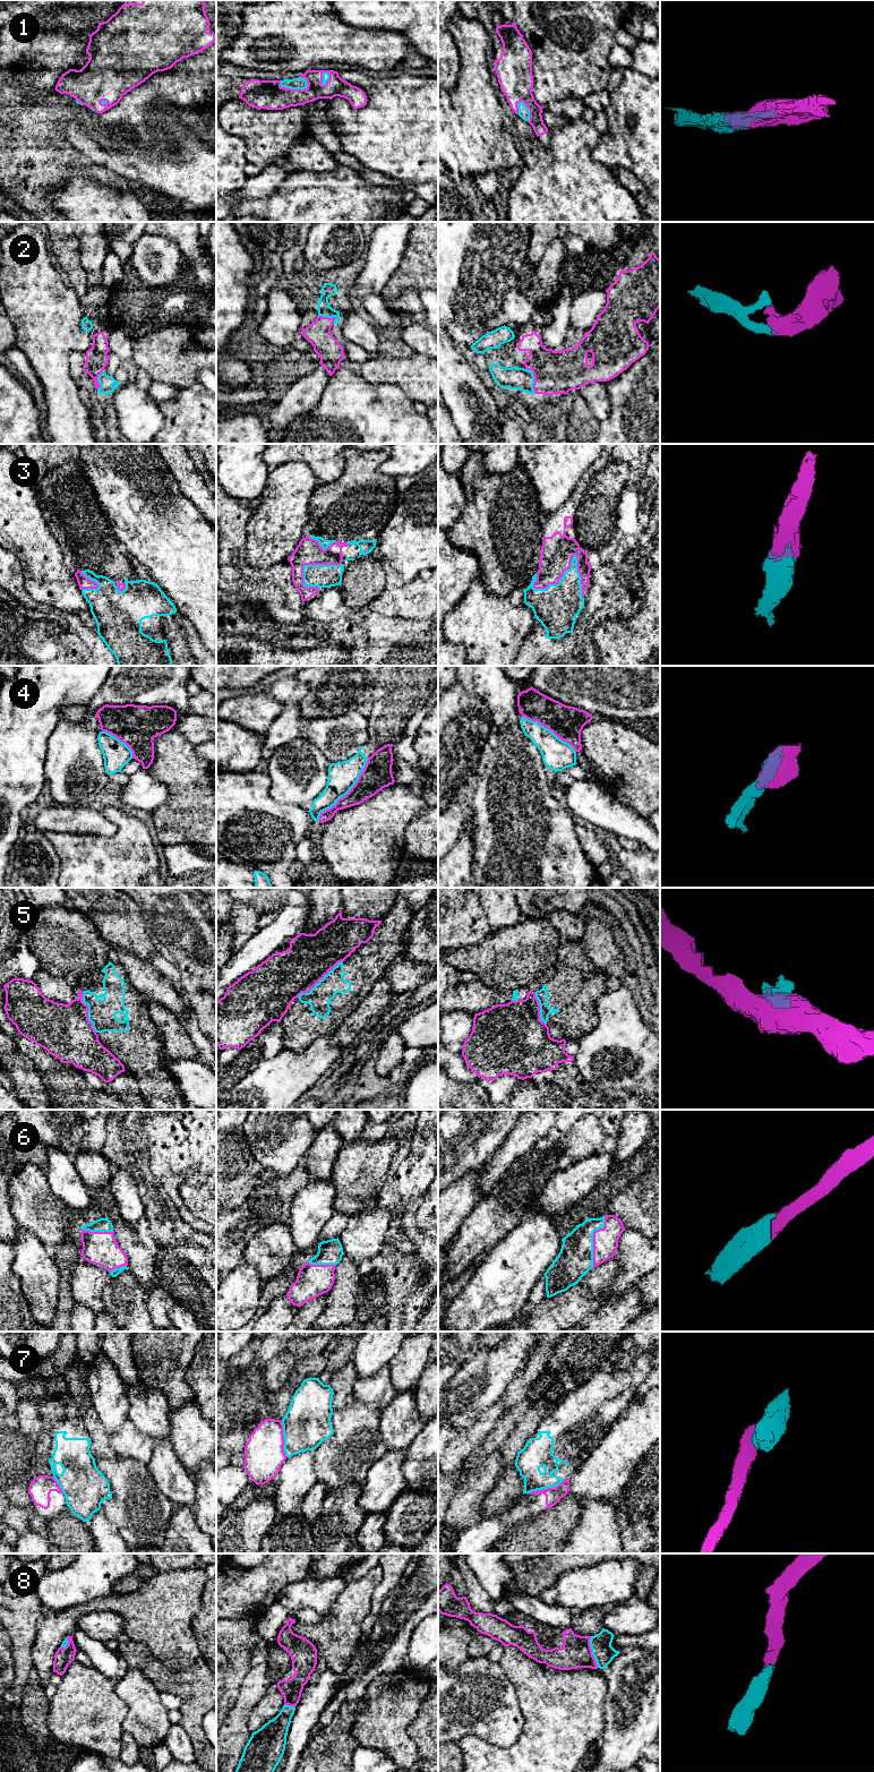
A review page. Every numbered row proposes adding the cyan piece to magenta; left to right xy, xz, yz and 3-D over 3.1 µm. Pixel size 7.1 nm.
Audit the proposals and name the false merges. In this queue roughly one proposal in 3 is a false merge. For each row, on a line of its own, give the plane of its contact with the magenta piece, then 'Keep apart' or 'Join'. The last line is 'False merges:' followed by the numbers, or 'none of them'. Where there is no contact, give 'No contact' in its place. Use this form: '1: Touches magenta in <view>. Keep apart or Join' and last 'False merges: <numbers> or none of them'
1: Touches magenta in xz. Join
2: Touches magenta in yz. Join
3: Touches magenta in yz. Join
4: Touches magenta in xz. Keep apart
5: Touches magenta in xz. Keep apart
6: Touches magenta in yz. Join
7: Touches magenta in xz. Keep apart
8: Touches magenta in yz. Join
False merges: 4, 5, 7

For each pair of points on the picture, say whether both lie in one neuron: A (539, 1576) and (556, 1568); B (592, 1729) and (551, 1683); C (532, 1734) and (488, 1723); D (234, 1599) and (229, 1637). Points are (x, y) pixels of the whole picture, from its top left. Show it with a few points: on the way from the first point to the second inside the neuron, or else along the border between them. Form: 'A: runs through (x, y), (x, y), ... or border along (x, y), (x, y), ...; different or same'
A: runs through (543, 1572), (551, 1568); same
B: runs through (581, 1718), (557, 1694); same
C: border along (520, 1705), (522, 1732), (512, 1745), (500, 1747); different
D: border along (228, 1618), (243, 1618), (255, 1624); different

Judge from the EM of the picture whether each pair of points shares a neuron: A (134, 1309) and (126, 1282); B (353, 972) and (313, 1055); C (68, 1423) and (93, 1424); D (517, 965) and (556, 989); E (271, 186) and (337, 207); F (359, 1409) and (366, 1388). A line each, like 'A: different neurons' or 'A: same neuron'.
A: same neuron
B: different neurons
C: different neurons
D: different neurons
E: different neurons
F: different neurons

